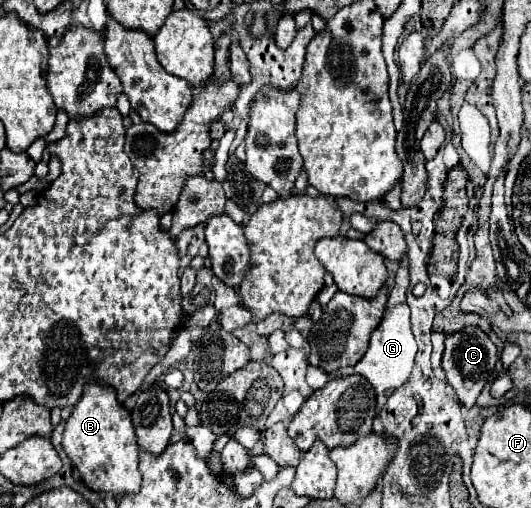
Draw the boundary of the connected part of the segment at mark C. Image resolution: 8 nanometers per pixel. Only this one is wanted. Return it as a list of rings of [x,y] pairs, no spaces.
[[[467,326],[463,332],[447,336],[445,352],[443,352],[443,370],[447,374],[447,382],[455,388],[459,402],[465,408],[475,406],[477,396],[481,394],[485,382],[489,380],[489,376],[495,368],[495,362],[497,362],[495,344],[489,340],[489,336],[483,330],[479,330],[475,326]]]

